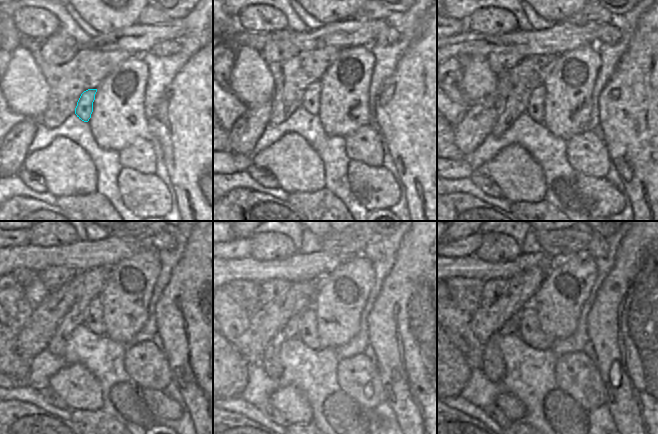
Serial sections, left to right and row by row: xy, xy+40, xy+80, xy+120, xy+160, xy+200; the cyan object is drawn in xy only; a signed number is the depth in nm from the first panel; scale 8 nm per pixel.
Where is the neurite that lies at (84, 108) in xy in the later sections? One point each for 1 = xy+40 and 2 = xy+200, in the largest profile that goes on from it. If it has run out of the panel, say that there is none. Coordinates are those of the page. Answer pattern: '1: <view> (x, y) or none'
1: xy+40 (310, 103)
2: xy+200 (544, 324)

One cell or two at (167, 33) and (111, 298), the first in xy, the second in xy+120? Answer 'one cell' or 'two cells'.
two cells

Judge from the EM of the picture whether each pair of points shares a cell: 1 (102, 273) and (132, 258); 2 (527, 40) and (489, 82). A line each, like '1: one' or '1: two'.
1: one
2: two

